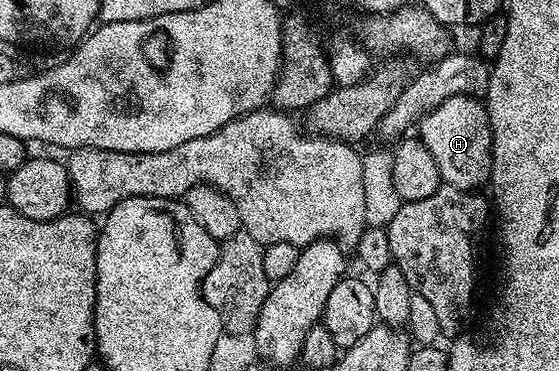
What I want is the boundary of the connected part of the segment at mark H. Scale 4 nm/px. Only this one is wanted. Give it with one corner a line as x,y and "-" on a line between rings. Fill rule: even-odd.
451,96
428,109
418,121
418,139
438,162
444,184
458,190
480,190
492,178
492,127
487,107
474,96

